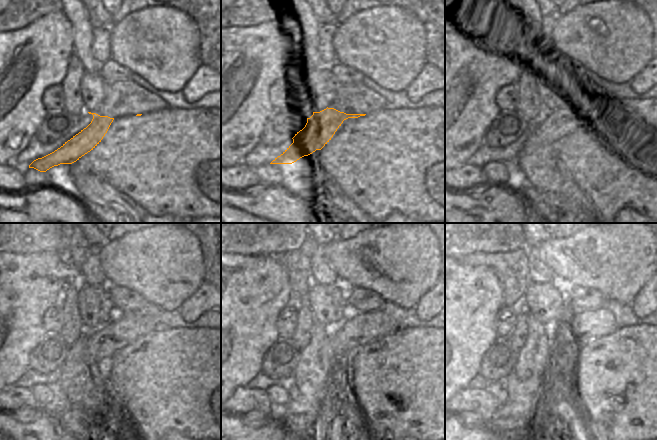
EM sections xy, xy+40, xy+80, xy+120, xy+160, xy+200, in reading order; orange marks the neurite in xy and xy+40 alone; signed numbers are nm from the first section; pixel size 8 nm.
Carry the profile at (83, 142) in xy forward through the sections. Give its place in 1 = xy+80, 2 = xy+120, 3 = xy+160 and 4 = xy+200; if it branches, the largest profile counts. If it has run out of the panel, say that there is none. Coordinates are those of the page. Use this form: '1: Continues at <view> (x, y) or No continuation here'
1: Continues at xy+80 (552, 120)
2: Continues at xy+120 (108, 341)
3: Continues at xy+160 (354, 330)
4: Continues at xy+200 (586, 326).

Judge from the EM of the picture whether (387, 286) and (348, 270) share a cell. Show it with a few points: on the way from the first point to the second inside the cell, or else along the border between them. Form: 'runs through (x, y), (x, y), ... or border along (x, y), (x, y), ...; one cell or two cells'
runs through (377, 280), (373, 280), (363, 270), (358, 270); one cell

